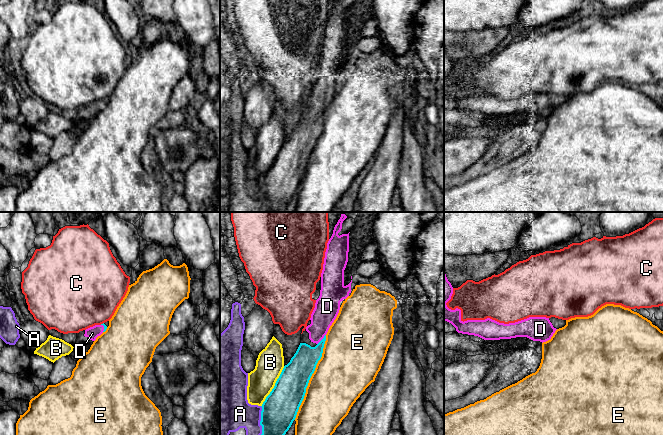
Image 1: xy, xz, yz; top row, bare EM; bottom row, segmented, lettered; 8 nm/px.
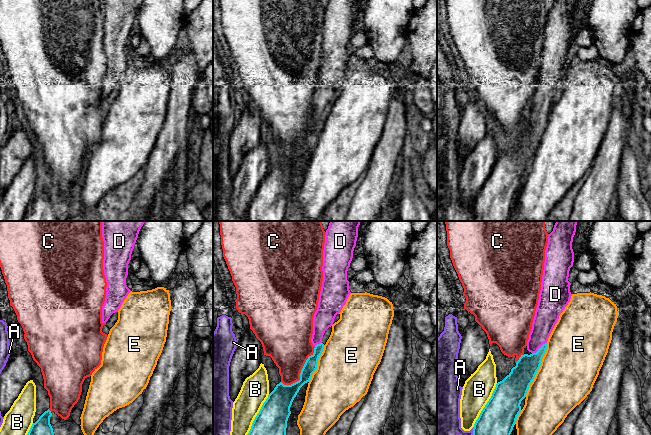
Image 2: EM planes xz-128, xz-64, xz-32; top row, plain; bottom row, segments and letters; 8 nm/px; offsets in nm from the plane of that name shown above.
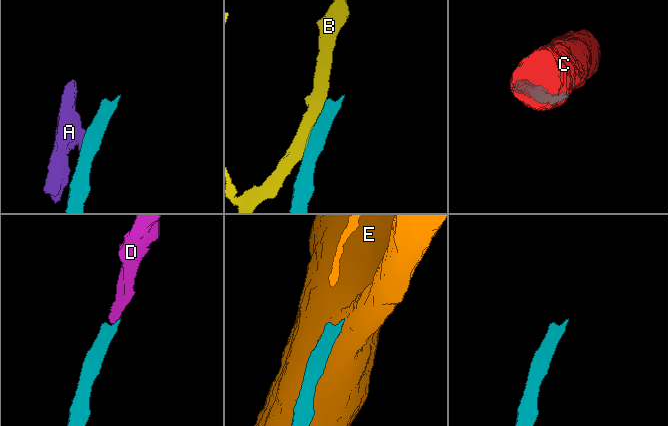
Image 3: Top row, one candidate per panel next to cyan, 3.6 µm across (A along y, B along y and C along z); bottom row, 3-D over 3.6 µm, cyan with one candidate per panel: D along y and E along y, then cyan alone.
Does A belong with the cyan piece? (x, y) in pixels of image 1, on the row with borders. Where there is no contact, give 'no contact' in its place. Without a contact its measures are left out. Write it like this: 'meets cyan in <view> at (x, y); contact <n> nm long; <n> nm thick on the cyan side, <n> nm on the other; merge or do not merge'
meets cyan in xz at (261, 420); contact 240 nm long; 280 nm thick on the cyan side, 300 nm on the other; do not merge

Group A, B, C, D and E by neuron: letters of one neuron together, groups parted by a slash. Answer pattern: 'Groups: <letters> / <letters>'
Groups: A / B / C / D / E

